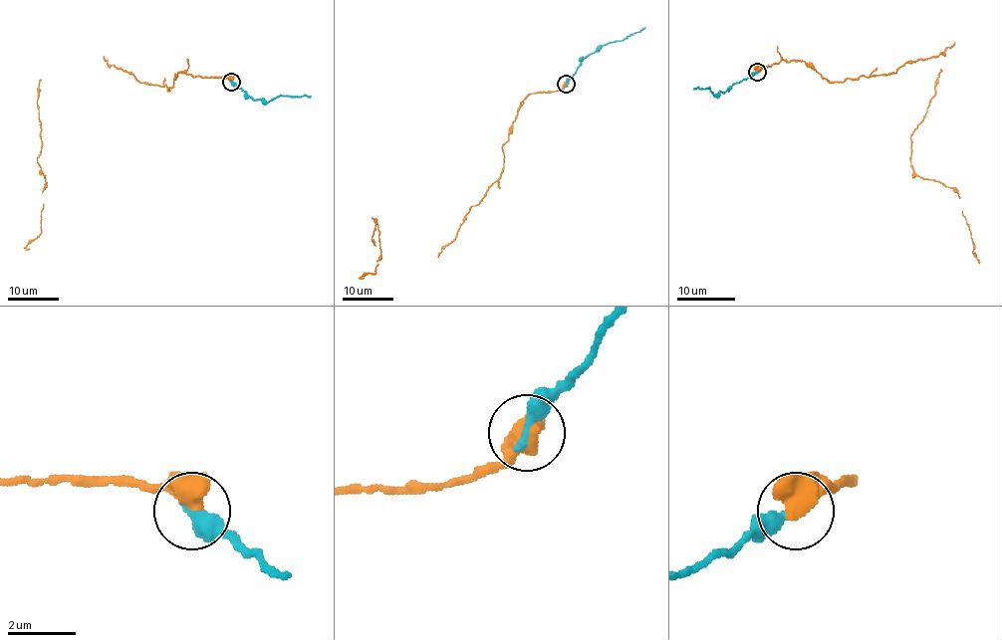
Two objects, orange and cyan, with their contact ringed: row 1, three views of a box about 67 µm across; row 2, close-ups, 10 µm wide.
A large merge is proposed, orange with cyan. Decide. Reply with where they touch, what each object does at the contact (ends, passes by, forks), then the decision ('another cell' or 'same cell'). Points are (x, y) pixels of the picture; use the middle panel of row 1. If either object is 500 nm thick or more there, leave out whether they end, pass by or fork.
at (566, 84); same cell

